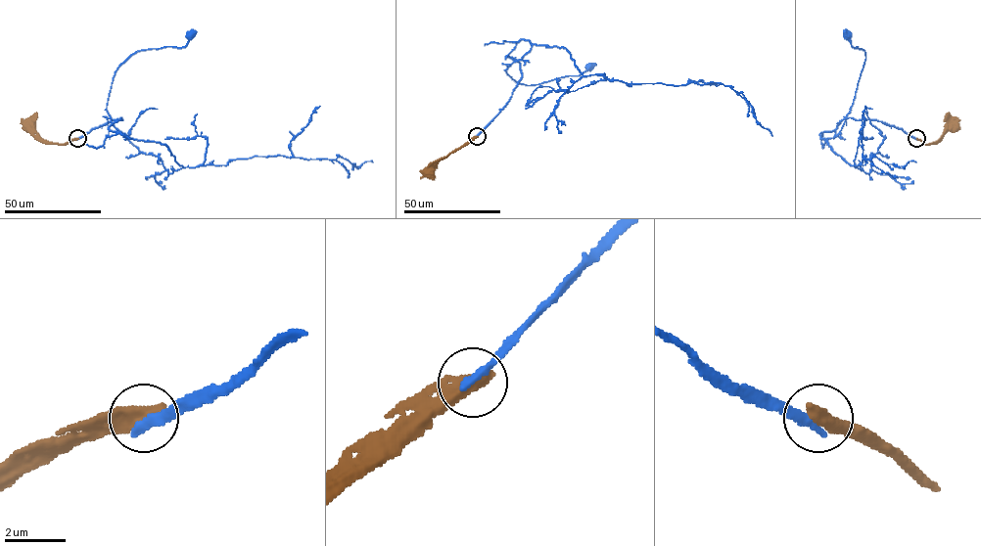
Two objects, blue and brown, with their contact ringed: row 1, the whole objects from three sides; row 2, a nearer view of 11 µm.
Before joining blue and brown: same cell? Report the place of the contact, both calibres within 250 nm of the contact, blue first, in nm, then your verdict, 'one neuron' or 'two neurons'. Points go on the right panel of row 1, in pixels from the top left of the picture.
at (916, 138); 320 nm thick on the blue side, 600 nm on the other; two neurons

